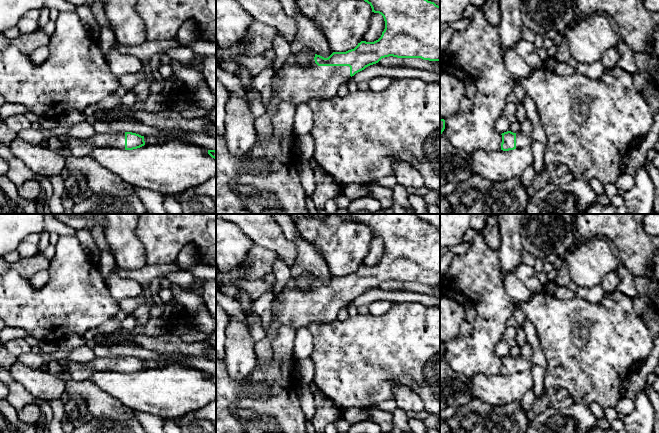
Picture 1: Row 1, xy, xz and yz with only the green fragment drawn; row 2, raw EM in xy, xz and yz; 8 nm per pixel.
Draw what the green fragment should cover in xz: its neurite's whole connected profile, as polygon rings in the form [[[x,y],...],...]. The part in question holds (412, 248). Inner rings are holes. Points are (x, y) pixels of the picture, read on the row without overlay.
[[[349,214],[351,219],[353,219],[356,223],[364,224],[367,226],[371,232],[372,236],[379,237],[383,240],[385,245],[385,253],[382,256],[381,261],[374,266],[366,266],[361,265],[358,269],[351,274],[346,276],[333,276],[328,282],[324,282],[320,279],[315,278],[315,281],[311,283],[312,290],[311,291],[300,291],[298,288],[298,283],[296,278],[291,278],[284,288],[283,292],[275,297],[272,303],[272,314],[273,316],[280,321],[282,326],[291,326],[295,331],[299,330],[303,327],[308,327],[312,323],[322,324],[325,322],[331,322],[336,320],[339,311],[347,306],[347,304],[354,300],[356,297],[364,294],[366,291],[378,287],[382,282],[393,280],[397,282],[421,282],[423,284],[429,285],[440,285],[440,230],[436,229],[434,226],[428,225],[425,222],[420,221],[414,214]]]

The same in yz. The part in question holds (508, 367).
[[[507,355],[502,357],[501,359],[502,359],[501,374],[503,375],[531,371],[531,369],[534,366],[534,363],[531,359],[526,359],[521,355],[517,357]]]

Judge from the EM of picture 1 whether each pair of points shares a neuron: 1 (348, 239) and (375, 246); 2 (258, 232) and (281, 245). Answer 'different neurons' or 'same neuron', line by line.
1: different neurons
2: same neuron

